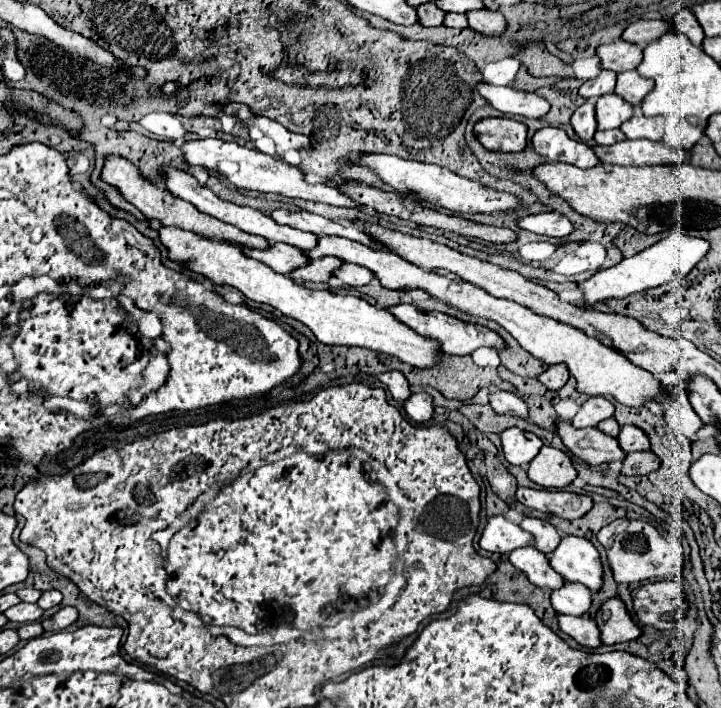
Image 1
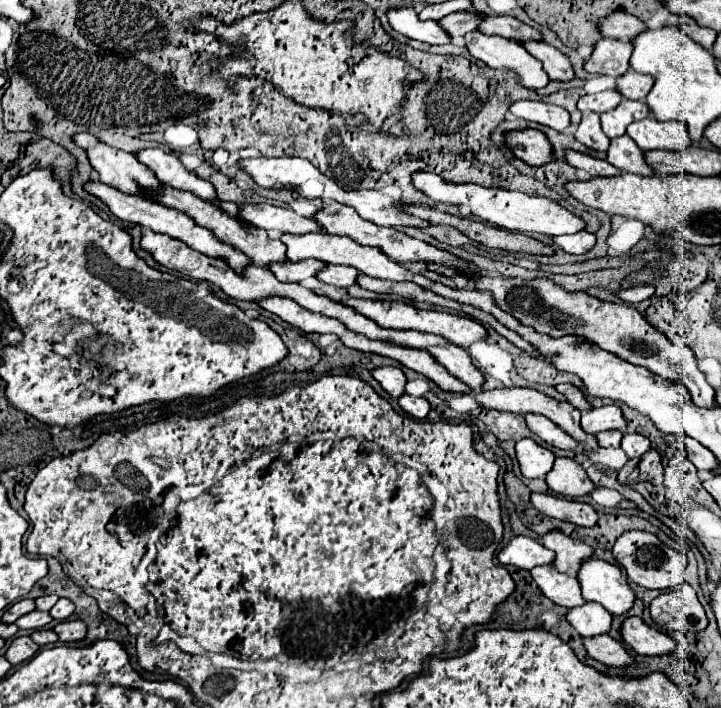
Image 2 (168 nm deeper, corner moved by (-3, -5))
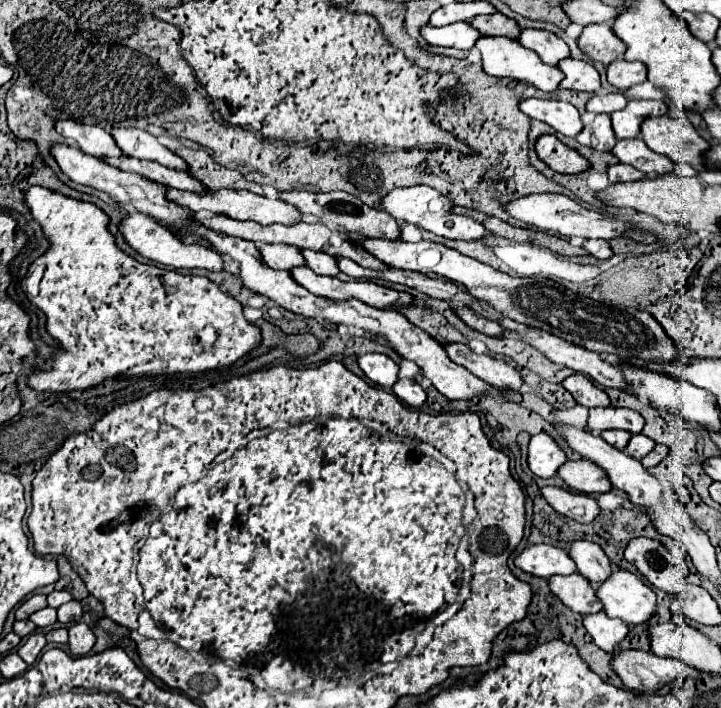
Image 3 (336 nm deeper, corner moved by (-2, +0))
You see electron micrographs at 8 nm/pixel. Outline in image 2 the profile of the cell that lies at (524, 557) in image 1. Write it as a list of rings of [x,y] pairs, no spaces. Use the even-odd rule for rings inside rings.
[[[553,566],[531,568],[531,576],[533,576],[535,584],[539,586],[539,590],[559,606],[573,608],[573,606],[585,602],[581,596],[579,582],[573,576],[557,572]]]

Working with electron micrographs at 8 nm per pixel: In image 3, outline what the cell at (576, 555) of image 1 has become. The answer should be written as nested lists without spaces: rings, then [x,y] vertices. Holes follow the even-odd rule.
[[[618,569],[596,587],[598,599],[608,617],[618,617],[628,625],[642,625],[650,621],[656,611],[656,593],[630,571]]]

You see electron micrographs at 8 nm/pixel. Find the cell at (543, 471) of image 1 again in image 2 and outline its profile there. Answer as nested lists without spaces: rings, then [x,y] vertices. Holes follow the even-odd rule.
[[[555,458],[551,472],[545,476],[545,482],[553,492],[569,498],[585,496],[595,488],[583,466],[571,458]]]

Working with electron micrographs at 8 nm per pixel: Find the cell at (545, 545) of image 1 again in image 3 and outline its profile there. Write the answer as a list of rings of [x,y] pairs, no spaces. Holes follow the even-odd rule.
[[[576,541],[570,545],[568,553],[574,559],[578,573],[584,575],[594,585],[604,583],[612,575],[612,563],[602,551],[602,547],[598,547],[596,543]]]

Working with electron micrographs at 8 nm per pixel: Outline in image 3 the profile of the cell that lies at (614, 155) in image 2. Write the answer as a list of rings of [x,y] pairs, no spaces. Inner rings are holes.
[[[642,139],[618,141],[614,145],[612,153],[622,163],[628,163],[628,165],[632,165],[632,167],[640,169],[642,173],[648,173],[648,175],[664,175],[664,173],[674,169],[672,159],[668,159],[666,155],[654,153],[652,149],[648,149],[648,145]]]

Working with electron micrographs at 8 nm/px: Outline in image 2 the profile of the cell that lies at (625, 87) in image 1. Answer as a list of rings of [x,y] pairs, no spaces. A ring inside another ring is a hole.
[[[629,70],[625,76],[617,80],[617,90],[627,98],[627,100],[645,100],[647,92],[653,86],[653,78],[647,74],[639,74]]]

